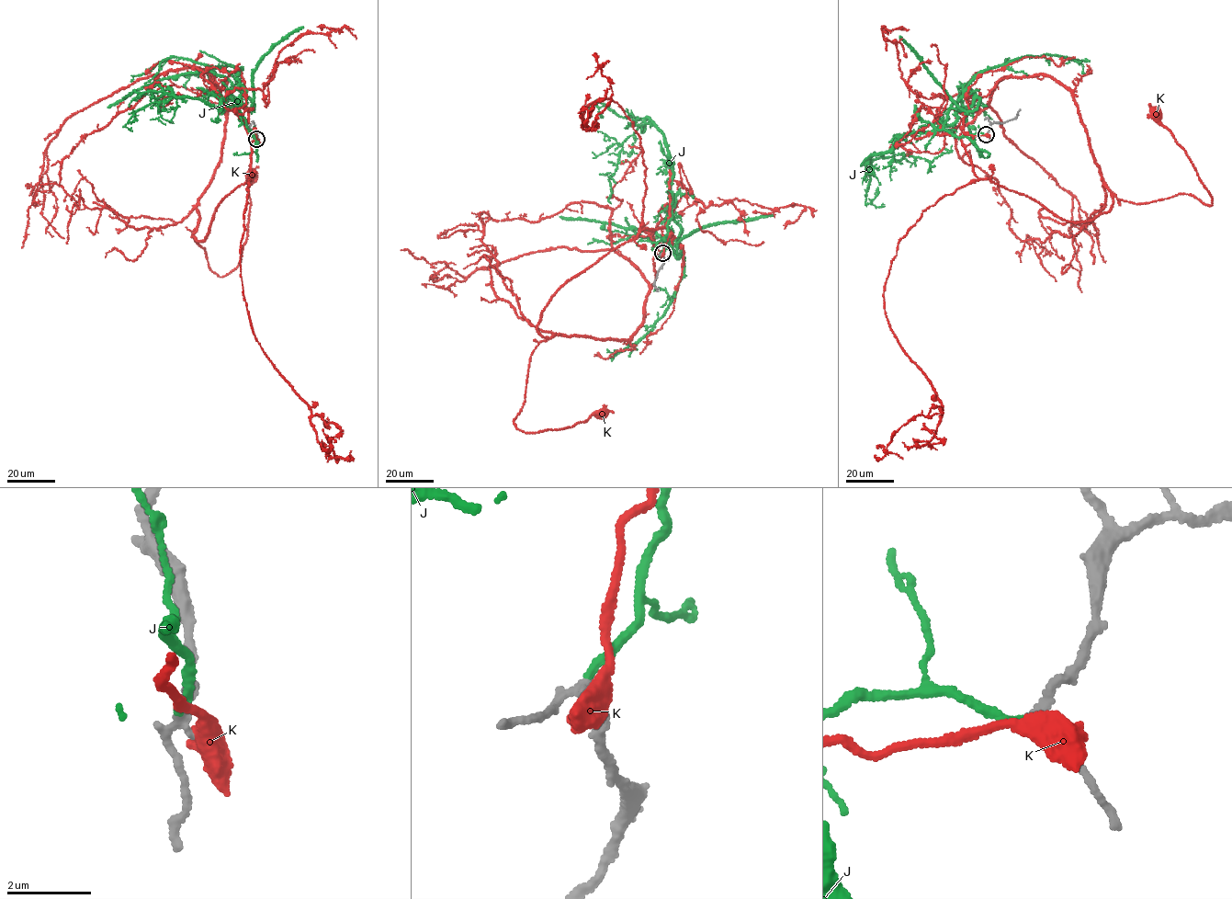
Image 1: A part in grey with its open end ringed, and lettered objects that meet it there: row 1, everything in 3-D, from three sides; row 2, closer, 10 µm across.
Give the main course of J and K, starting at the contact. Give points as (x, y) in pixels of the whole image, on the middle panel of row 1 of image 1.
J: (662, 253), (672, 214), (672, 171), (663, 134), (651, 123), (624, 141), (609, 178), (608, 199), (612, 189)
K: (662, 254), (661, 229), (645, 228), (543, 309), (546, 340), (530, 358), (516, 427), (601, 414)

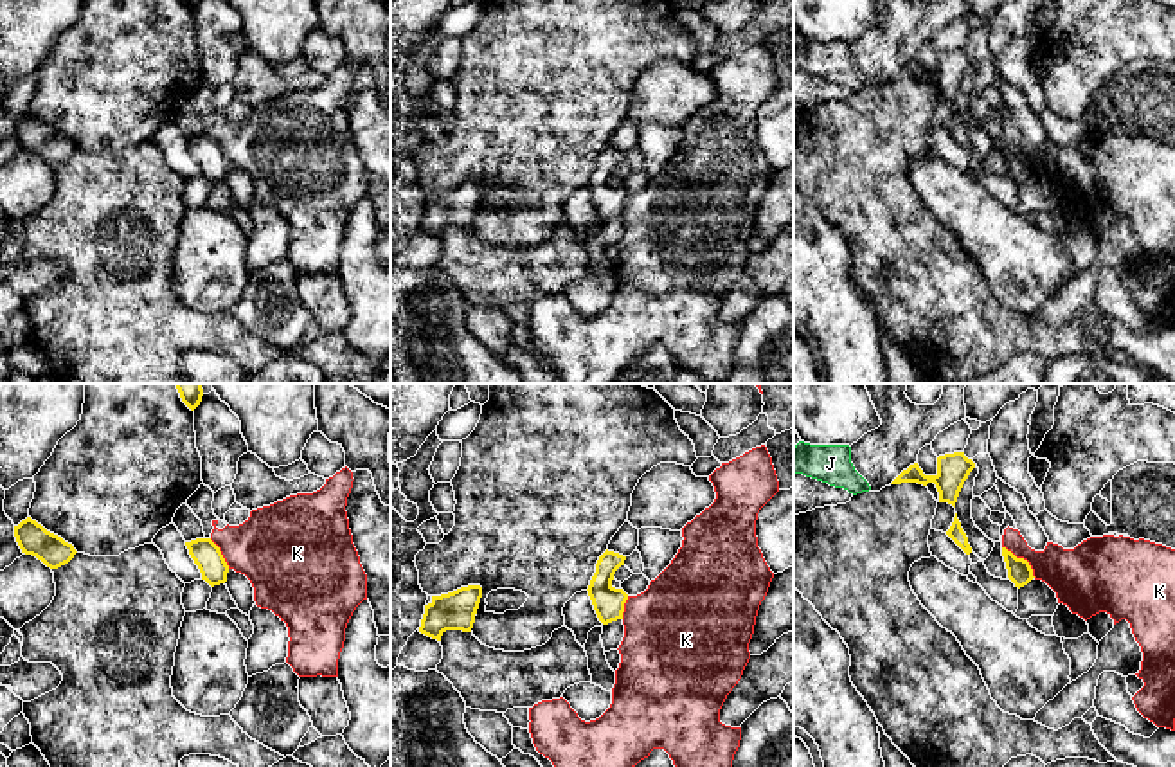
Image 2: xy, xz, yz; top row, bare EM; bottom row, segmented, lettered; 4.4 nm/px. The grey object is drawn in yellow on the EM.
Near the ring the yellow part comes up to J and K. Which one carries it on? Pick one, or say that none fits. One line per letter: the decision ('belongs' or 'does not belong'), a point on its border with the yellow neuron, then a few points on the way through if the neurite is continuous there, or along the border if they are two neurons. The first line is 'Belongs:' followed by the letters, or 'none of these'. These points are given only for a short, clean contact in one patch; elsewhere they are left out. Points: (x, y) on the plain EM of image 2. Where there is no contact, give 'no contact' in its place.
Belongs: J
J: belongs | no contact
K: does not belong | yz (1022, 155) | along yz (1003, 143), (1022, 153), (1035, 173)

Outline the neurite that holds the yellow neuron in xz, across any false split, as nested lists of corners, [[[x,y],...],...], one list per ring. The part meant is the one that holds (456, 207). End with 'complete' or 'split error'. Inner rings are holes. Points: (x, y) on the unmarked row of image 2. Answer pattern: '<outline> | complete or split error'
[[[468,182],[448,191],[432,193],[432,198],[425,202],[419,229],[437,238],[441,238],[446,227],[471,229],[480,194],[480,182]]] | complete

